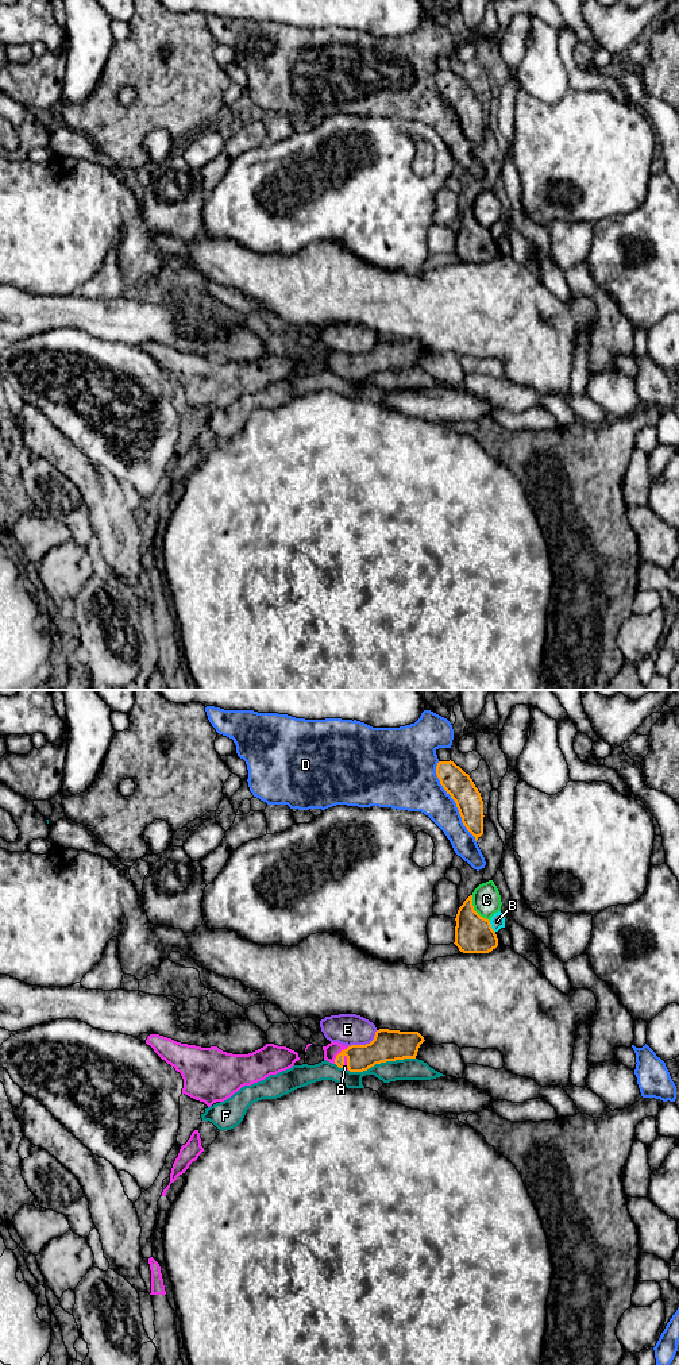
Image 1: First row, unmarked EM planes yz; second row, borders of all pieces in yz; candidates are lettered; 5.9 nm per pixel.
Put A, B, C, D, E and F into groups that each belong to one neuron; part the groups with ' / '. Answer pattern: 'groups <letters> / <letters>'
groups A / B / C / D / E / F

